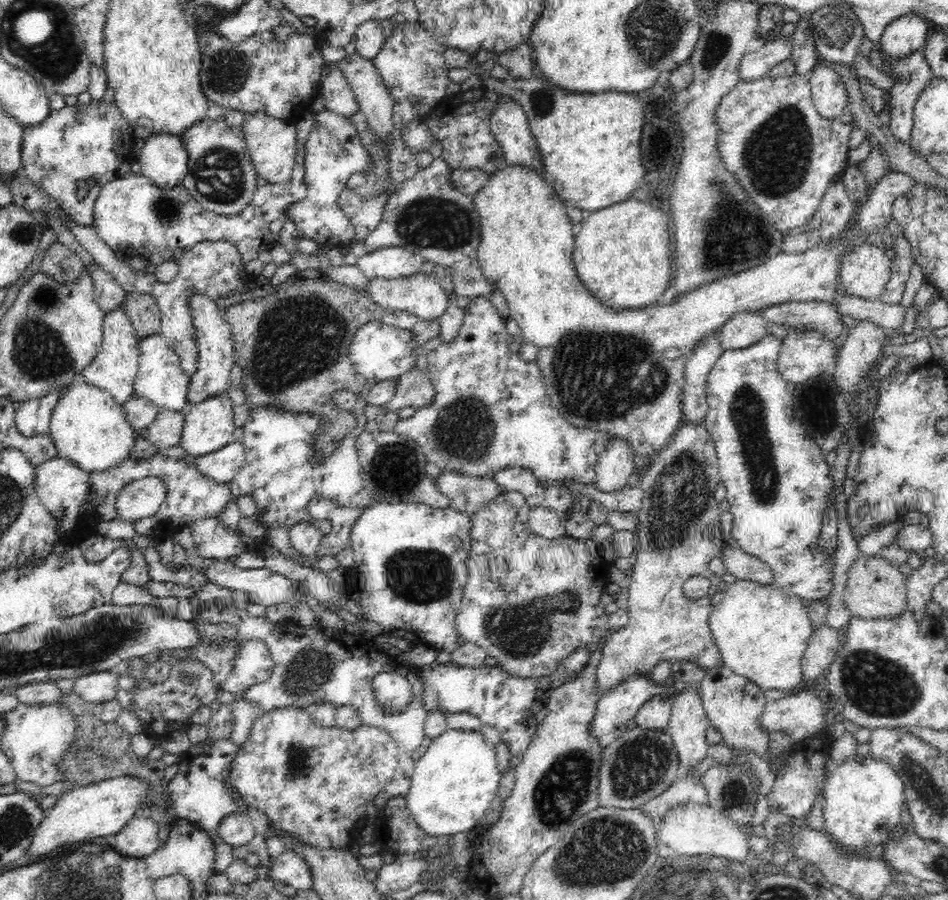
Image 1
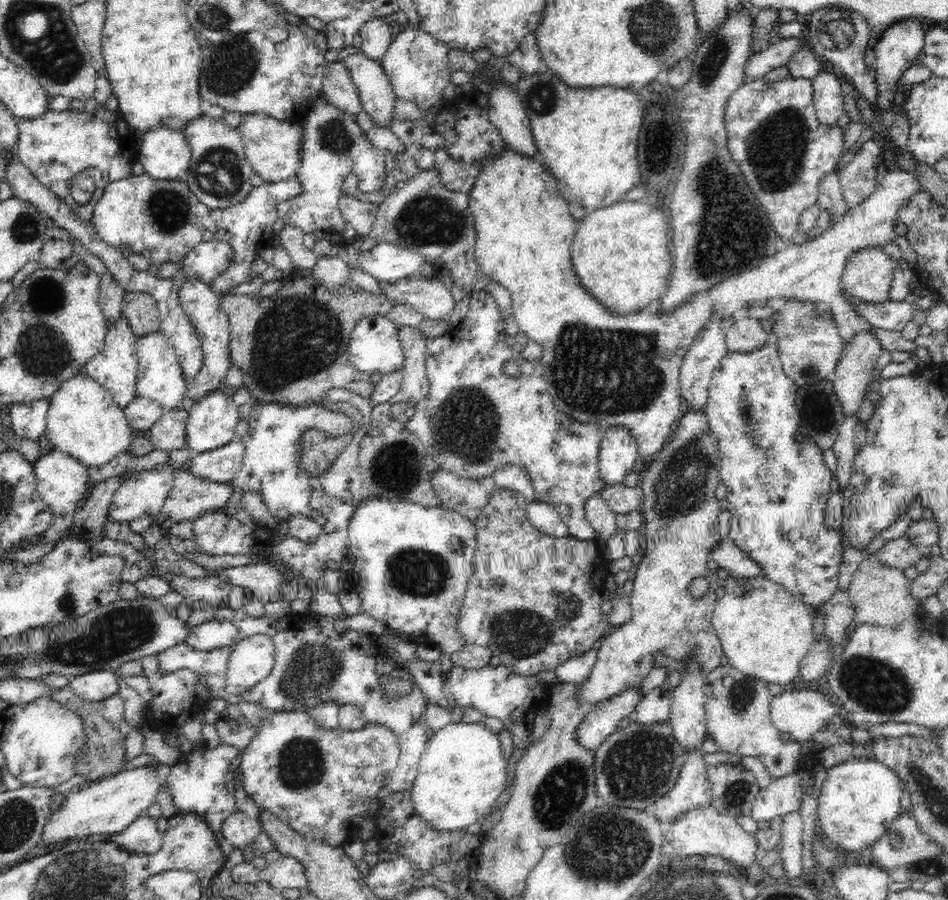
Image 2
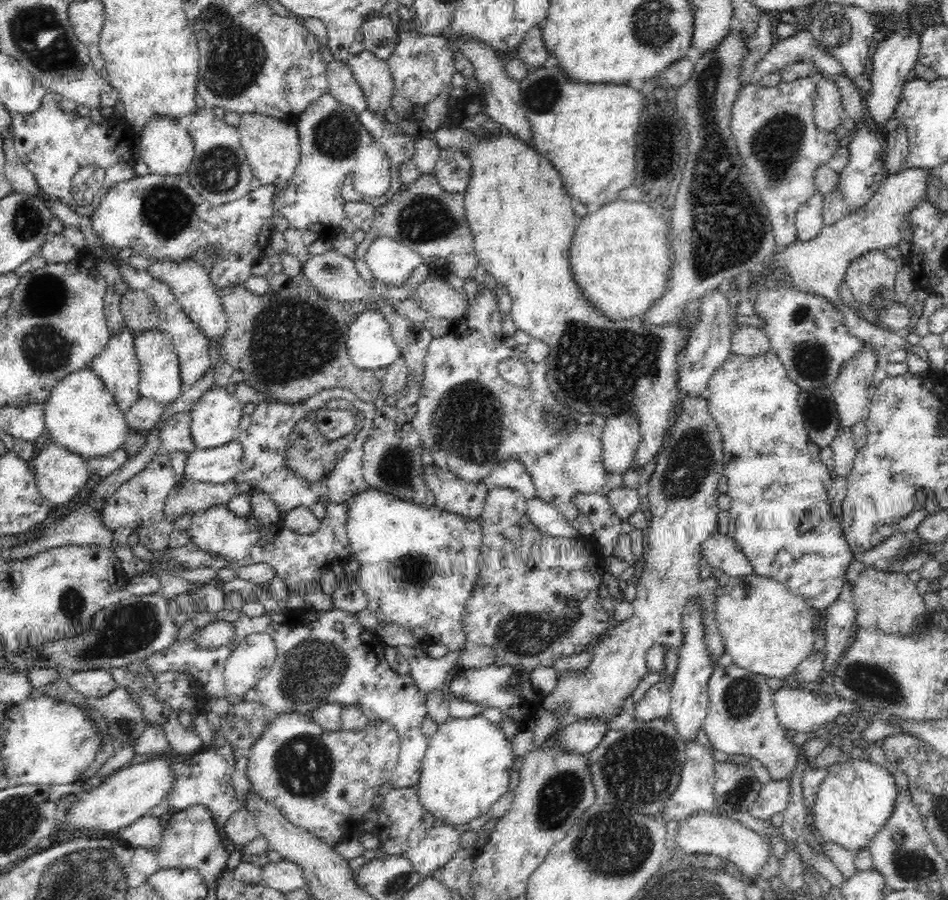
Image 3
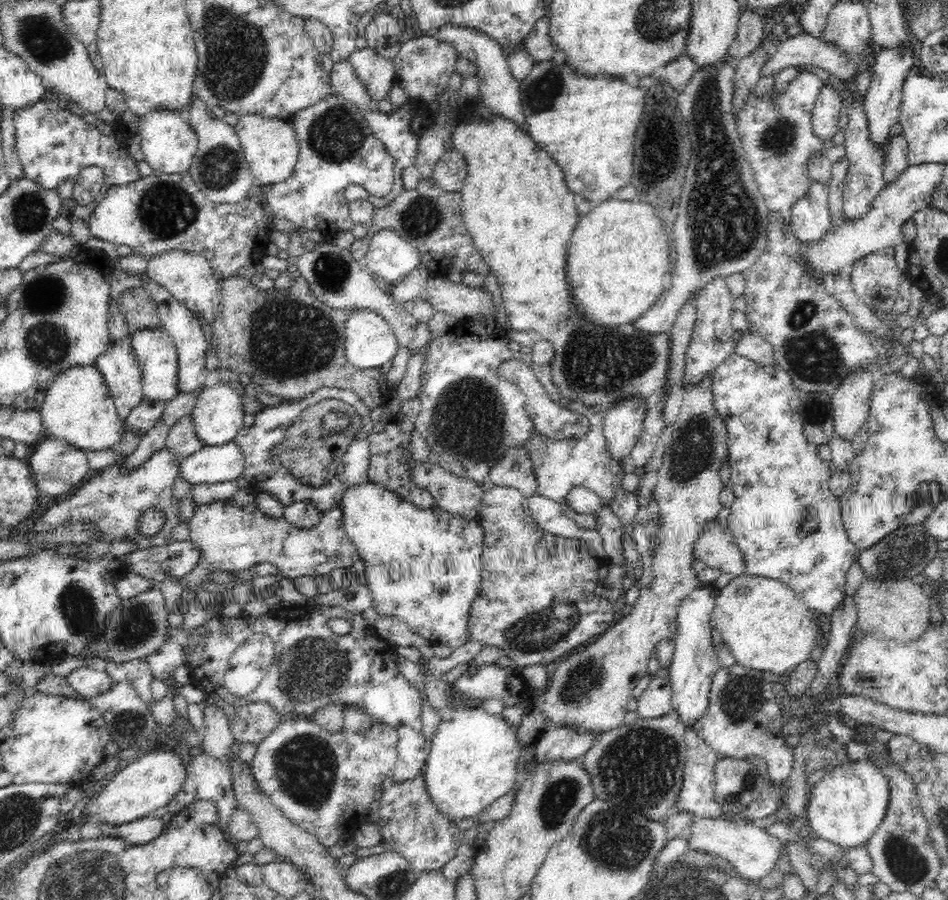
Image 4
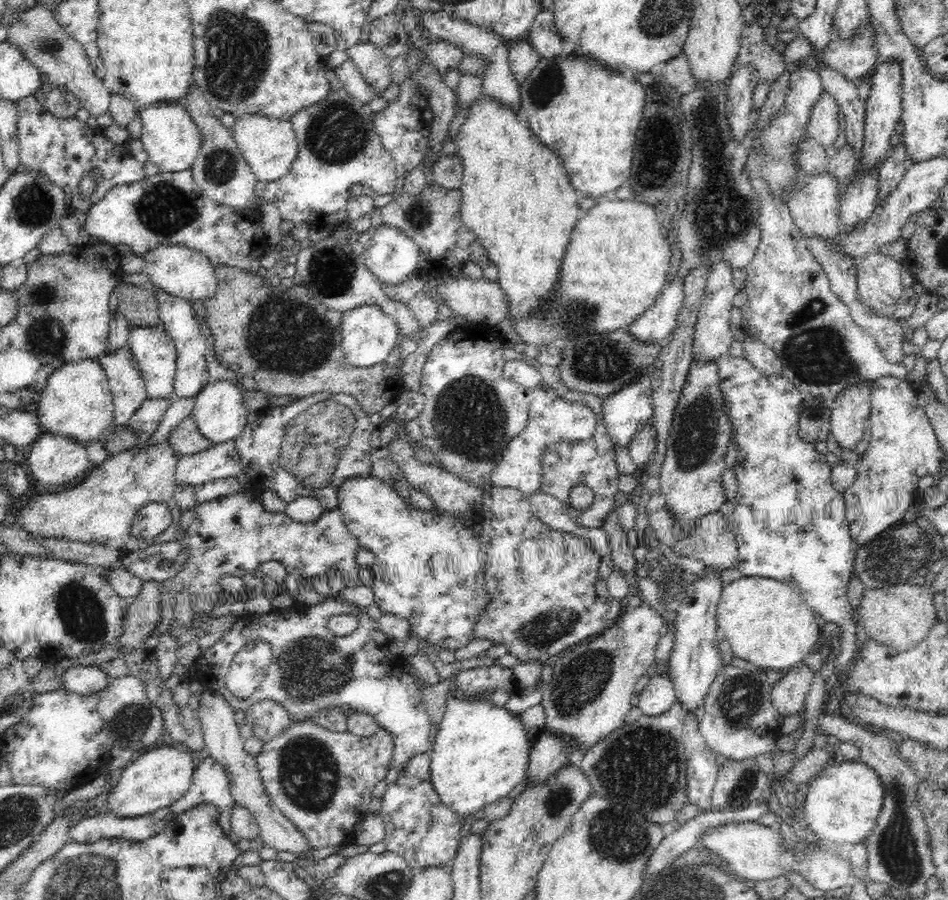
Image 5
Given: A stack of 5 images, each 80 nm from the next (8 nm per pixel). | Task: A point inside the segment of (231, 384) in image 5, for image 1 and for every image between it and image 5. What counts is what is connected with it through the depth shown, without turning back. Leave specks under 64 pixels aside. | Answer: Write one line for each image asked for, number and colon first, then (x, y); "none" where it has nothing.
1: (208, 425)
2: (211, 421)
3: (215, 417)
4: (218, 413)

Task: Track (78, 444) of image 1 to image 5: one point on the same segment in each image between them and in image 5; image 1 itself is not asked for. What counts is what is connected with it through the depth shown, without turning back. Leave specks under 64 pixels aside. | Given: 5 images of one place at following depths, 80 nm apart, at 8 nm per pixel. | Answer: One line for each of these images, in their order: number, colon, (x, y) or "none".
2: (83, 420)
3: (80, 414)
4: (78, 409)
5: (77, 402)

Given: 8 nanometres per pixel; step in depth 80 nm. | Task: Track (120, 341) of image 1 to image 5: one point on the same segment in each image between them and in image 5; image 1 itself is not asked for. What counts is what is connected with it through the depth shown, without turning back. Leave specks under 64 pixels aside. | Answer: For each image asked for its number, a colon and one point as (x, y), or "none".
2: (116, 366)
3: (118, 367)
4: (121, 370)
5: (126, 383)

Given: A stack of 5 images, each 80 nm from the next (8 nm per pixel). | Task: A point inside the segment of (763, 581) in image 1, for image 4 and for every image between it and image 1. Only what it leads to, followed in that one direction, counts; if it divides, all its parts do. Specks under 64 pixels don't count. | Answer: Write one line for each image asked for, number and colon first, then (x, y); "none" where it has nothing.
2: (731, 558)
3: (721, 552)
4: (717, 548)

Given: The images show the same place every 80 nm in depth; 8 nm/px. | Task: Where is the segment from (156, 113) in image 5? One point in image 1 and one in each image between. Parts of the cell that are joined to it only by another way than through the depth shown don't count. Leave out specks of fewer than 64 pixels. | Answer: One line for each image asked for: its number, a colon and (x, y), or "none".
1: (163, 160)
2: (165, 153)
3: (166, 147)
4: (169, 144)

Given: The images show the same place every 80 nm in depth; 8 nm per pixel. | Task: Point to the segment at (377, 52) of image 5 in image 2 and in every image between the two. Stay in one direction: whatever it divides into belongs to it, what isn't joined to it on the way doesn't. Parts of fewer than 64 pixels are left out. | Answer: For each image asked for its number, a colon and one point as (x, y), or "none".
2: (378, 99)
3: (372, 73)
4: (376, 72)

